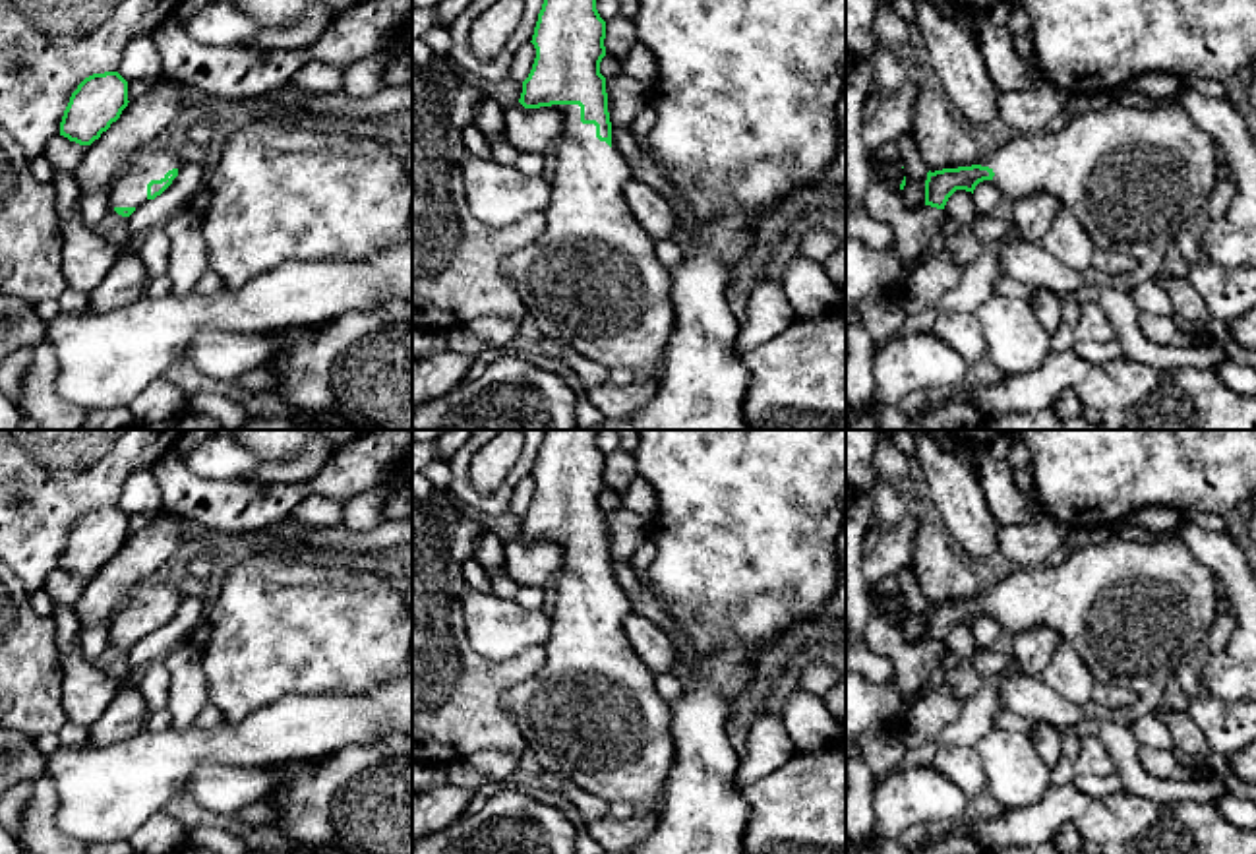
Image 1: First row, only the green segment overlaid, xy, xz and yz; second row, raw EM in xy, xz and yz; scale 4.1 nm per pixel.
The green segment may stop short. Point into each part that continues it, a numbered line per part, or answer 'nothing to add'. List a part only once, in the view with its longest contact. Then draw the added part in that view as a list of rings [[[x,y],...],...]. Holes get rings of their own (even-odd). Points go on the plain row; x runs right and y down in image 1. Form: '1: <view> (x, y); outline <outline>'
1: xz (591, 715); outline [[[552,538],[563,552],[546,664],[501,699],[536,767],[592,796],[633,802],[658,819],[675,763],[672,709],[627,635],[629,595],[581,556],[579,538]]]

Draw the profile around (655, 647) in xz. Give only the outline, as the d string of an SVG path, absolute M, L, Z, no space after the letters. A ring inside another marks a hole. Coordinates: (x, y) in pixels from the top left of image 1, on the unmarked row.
M631 612L623 625L633 651L654 674L670 674L677 662L687 662L685 647L652 620Z

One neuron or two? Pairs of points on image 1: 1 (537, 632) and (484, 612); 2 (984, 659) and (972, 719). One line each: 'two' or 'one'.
1: one
2: one

